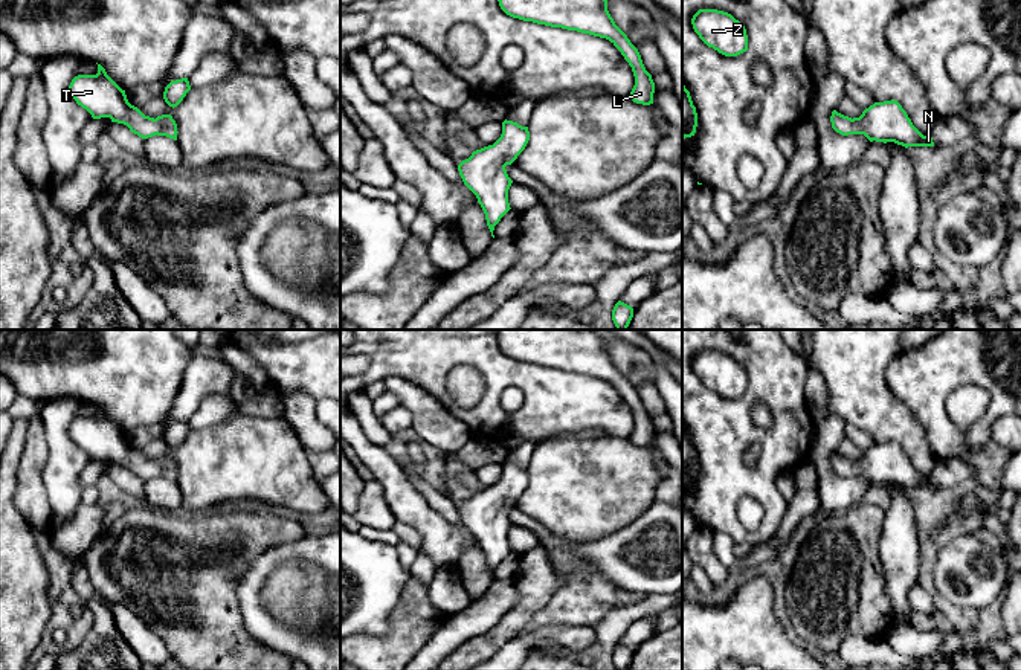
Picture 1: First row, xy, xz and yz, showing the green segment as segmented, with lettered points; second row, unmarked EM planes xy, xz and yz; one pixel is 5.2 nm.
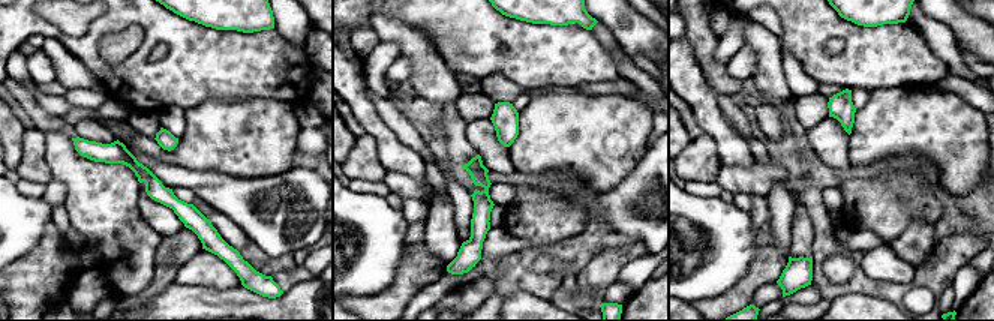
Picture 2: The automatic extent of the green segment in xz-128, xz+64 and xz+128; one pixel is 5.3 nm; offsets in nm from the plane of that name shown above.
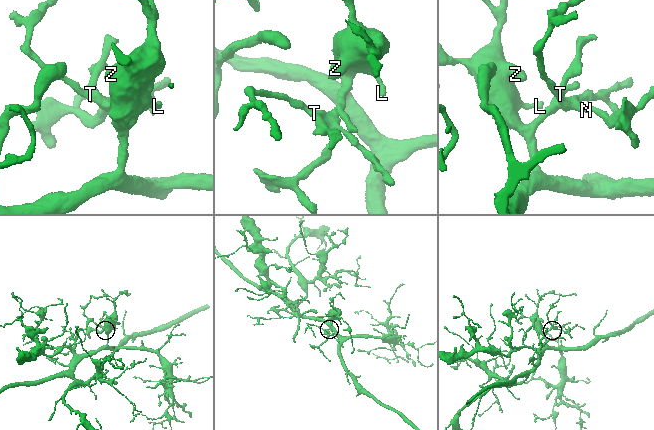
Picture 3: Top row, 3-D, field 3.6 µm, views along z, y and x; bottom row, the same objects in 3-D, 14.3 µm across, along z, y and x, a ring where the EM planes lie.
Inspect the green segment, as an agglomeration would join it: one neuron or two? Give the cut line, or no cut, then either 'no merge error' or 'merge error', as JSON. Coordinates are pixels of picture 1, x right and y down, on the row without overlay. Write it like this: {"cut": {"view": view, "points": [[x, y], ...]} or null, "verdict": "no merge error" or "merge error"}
{"cut": null, "verdict": "no merge error"}

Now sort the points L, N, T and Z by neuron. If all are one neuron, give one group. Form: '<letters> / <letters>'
L N T Z

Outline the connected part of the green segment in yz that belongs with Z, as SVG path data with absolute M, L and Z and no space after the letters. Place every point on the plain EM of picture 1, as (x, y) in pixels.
M699 351L691 366L699 380L725 398L737 398L748 392L745 368L731 356L717 351Z

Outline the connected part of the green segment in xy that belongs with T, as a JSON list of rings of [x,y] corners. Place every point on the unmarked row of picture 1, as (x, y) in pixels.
[[[98,406],[96,417],[78,417],[69,427],[69,436],[78,447],[85,450],[93,461],[110,459],[111,464],[124,465],[142,481],[166,478],[177,482],[177,465],[171,456],[154,459],[145,458],[131,447],[122,432]]]

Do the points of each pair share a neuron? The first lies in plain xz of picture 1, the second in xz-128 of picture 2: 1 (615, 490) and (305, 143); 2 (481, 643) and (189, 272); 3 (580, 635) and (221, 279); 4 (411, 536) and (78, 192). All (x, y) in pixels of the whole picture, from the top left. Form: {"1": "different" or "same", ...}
{"1": "different", "2": "different", "3": "same", "4": "different"}

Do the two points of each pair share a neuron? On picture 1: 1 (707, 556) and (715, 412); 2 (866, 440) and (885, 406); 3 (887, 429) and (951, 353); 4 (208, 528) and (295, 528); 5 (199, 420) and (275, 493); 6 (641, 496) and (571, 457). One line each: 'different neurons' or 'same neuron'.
1: different neurons
2: different neurons
3: different neurons
4: same neuron
5: different neurons
6: same neuron

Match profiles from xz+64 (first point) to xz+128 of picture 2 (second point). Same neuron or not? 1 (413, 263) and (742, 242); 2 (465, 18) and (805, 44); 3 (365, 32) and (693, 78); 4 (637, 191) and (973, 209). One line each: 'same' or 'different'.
1: different
2: same
3: different
4: same

